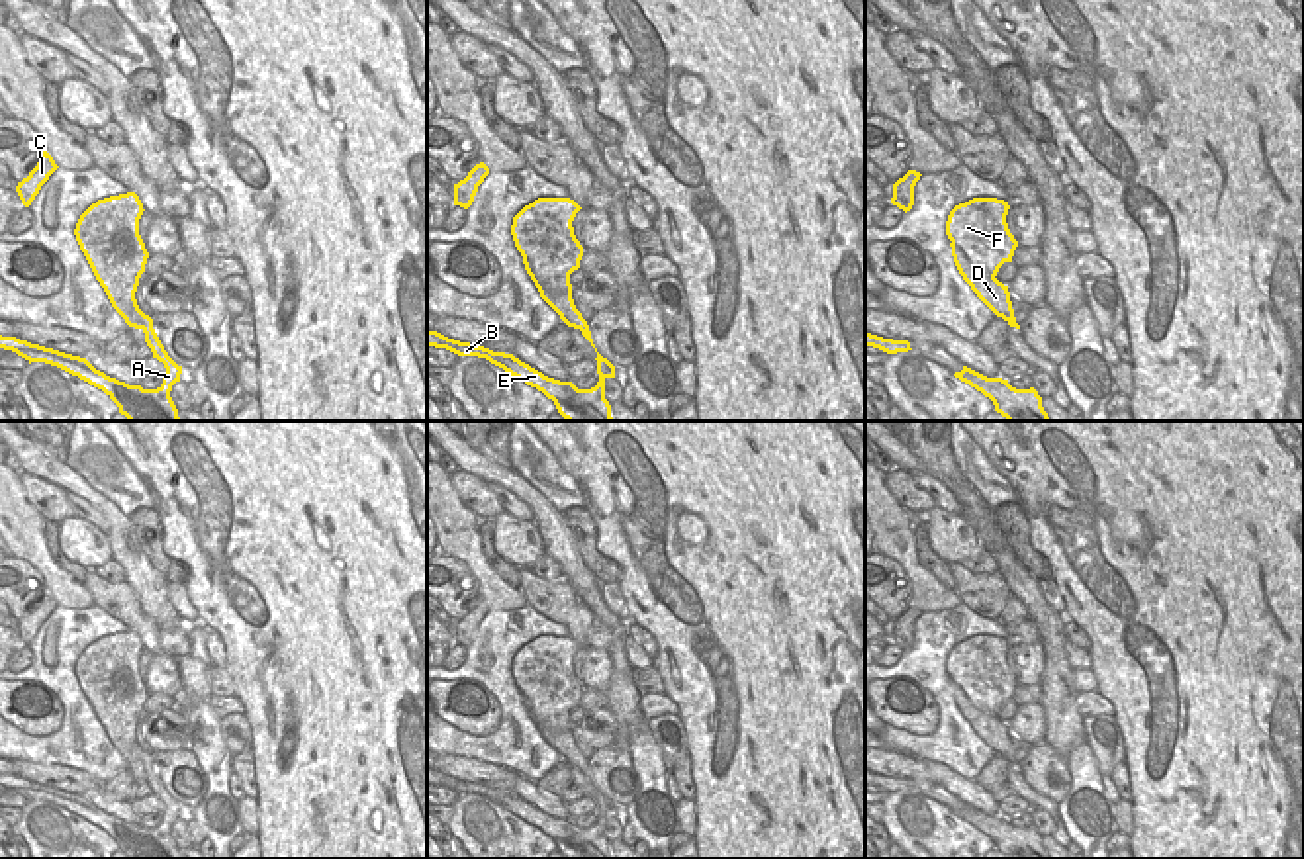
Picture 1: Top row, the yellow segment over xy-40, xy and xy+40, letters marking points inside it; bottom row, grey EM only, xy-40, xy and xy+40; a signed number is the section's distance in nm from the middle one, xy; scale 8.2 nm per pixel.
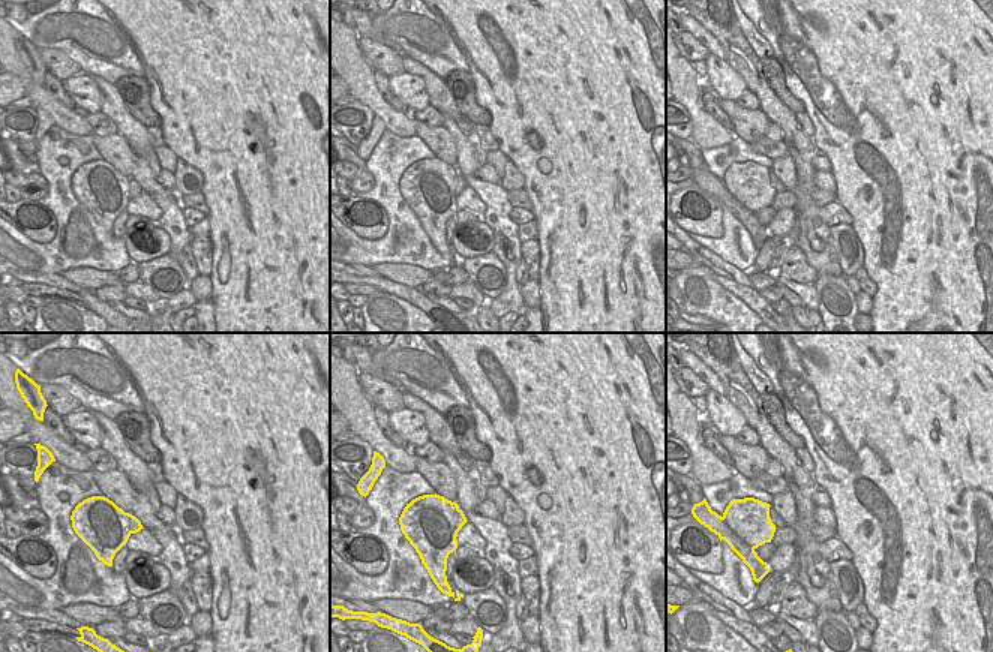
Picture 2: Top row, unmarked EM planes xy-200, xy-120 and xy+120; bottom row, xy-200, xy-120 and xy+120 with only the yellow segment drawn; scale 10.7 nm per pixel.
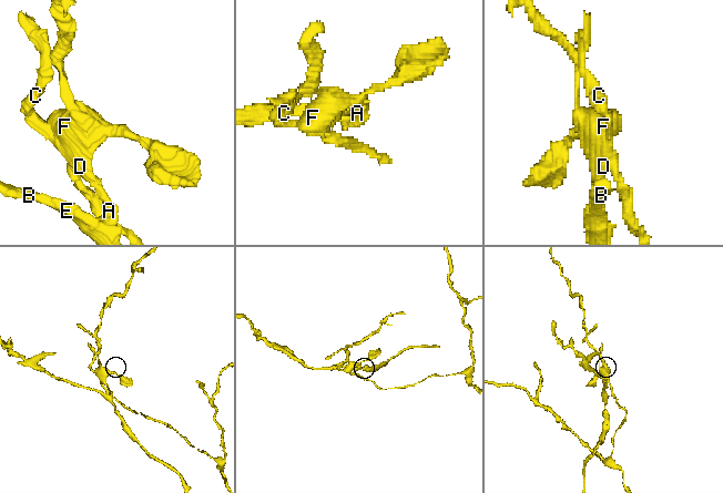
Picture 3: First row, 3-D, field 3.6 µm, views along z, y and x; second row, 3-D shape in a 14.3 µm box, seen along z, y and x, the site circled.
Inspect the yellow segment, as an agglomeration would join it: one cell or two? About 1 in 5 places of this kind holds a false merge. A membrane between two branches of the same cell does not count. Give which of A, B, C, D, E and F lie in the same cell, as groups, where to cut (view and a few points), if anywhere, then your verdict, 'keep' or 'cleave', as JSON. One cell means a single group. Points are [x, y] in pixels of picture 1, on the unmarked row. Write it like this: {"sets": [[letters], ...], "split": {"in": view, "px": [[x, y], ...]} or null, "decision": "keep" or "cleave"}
{"sets": [["A", "B", "D", "E", "F"], ["C"]], "split": {"in": "xy+40", "px": [[952, 679], [978, 709], [993, 717]]}, "decision": "cleave"}

